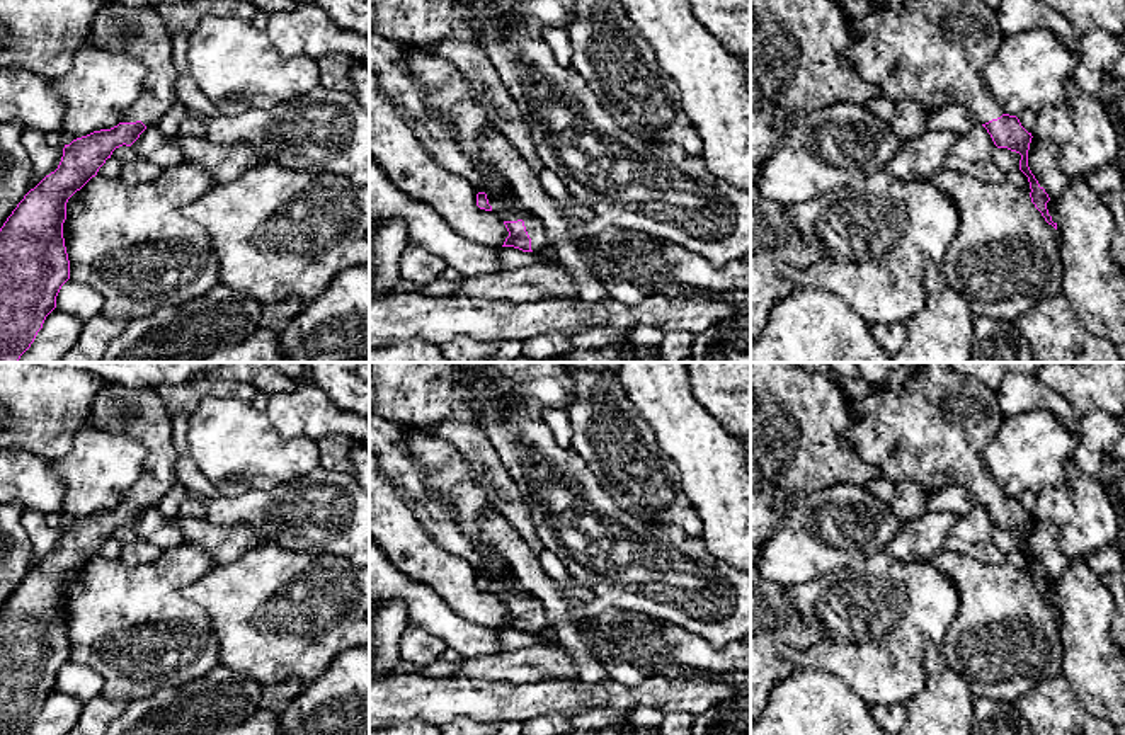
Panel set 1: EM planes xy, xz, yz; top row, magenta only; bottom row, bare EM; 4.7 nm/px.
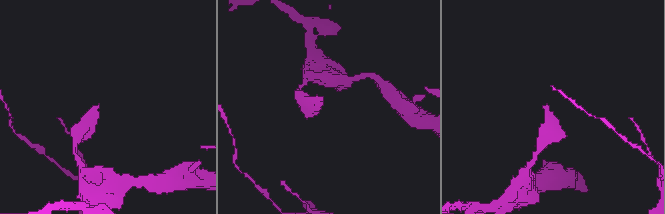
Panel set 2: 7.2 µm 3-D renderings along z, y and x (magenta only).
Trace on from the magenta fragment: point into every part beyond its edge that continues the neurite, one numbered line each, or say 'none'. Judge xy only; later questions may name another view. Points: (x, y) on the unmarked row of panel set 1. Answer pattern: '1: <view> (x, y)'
1: xy (138, 412)

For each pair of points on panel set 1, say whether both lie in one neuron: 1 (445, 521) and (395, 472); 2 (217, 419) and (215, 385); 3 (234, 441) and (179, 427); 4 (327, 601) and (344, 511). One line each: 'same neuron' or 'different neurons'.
1: same neuron
2: different neurons
3: different neurons
4: different neurons

